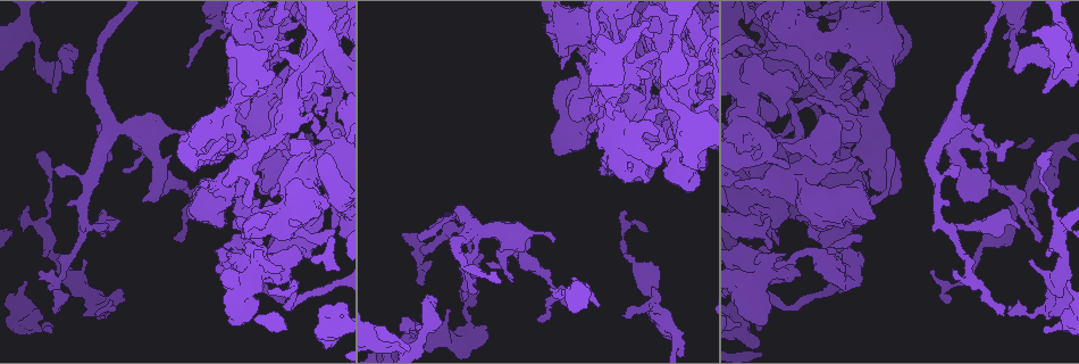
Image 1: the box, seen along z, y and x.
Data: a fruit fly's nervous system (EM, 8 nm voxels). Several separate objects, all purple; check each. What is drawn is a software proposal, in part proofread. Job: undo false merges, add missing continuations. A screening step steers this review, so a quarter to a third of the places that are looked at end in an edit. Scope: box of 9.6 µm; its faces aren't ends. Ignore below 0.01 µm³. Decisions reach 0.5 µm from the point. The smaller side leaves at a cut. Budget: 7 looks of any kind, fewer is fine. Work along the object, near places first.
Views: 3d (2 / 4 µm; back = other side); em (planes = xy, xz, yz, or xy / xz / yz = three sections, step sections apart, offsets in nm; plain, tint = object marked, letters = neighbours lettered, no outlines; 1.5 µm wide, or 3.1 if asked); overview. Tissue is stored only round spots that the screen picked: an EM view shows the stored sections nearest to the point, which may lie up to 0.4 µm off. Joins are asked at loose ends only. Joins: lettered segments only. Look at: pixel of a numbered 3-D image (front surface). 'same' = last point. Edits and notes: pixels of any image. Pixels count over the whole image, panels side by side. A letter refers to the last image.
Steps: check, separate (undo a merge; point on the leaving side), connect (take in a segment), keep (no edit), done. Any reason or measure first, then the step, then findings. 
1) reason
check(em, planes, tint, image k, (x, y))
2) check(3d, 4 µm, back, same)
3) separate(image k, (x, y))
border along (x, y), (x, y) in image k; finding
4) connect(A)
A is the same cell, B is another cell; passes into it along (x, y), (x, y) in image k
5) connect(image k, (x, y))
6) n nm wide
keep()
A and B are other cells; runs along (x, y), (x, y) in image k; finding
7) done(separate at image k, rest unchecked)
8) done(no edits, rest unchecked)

stops while still wide
check(3d, 4 µm, image 1, (322, 212))

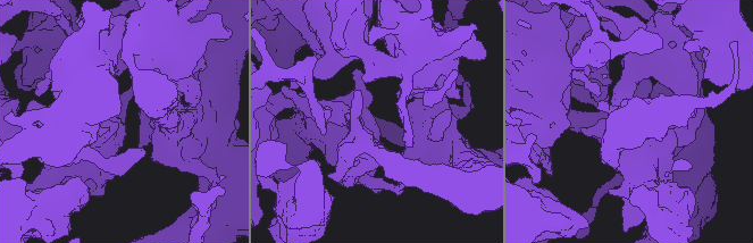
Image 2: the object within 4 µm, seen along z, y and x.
need the tissue
check(em, planes, letters, image 2, (118, 121))

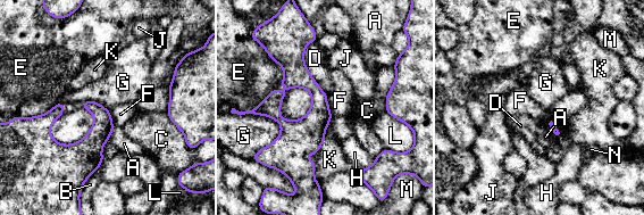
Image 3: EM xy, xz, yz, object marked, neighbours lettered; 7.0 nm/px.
keep()
A, B, C, D, E, F, G, H, J, K, L, M and N are other cells; border along (236, 113), (267, 115), (281, 133) in image 3; none of them fits

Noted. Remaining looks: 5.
thin end
check(em, yz, step 8, tint, image 1, (281, 299))

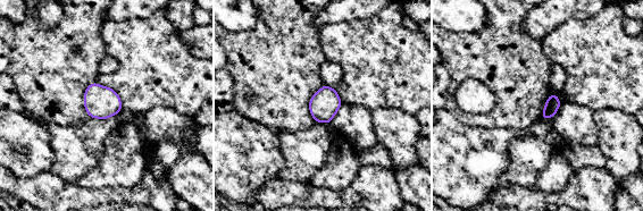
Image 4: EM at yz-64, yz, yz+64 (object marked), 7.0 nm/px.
another direction
check(em, planes, letters, same)

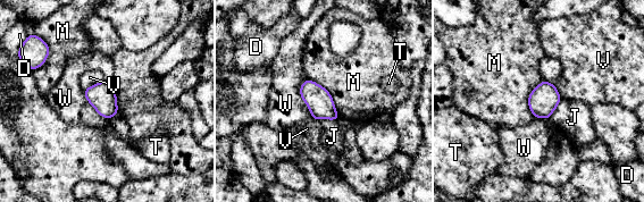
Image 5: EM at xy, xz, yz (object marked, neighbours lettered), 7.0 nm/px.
180 nm wide
keep()
D, J, M, T, V and W are other cells; border along (308, 78), (327, 91), (339, 116) in image 5; no lettered segment goes on from it

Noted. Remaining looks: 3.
sudden change in width
check(3d, 2 µm, image 1, (773, 227))

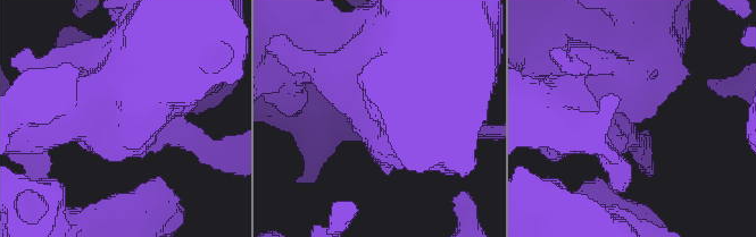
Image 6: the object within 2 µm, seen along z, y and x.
check(em, xy, step 4, letters, image 6, (637, 113))

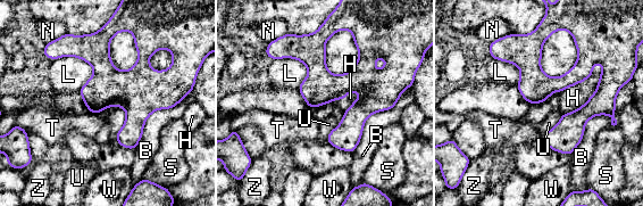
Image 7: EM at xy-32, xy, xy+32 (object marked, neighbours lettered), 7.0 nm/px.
keep()
B, H, L, N, S, T, U, W and Z are other cells; runs along (294, 55), (391, 104) in image 7; all the same neuron

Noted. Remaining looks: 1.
done(no edits, rest unchecked)

